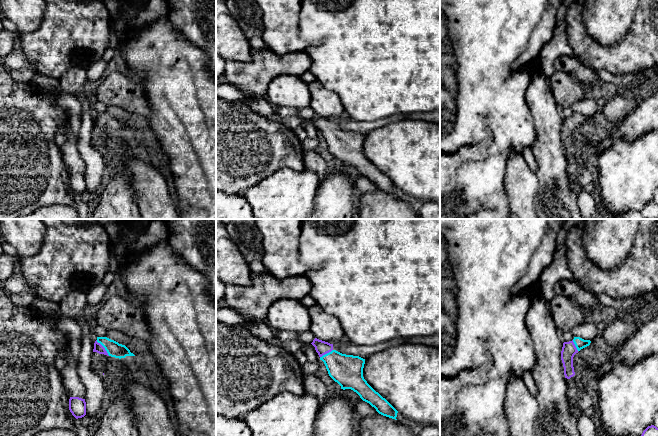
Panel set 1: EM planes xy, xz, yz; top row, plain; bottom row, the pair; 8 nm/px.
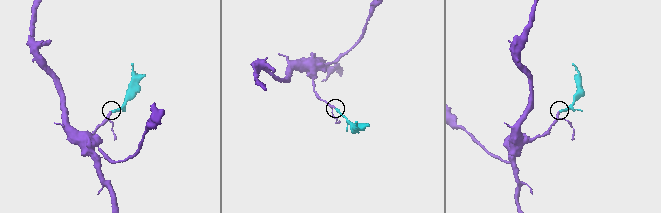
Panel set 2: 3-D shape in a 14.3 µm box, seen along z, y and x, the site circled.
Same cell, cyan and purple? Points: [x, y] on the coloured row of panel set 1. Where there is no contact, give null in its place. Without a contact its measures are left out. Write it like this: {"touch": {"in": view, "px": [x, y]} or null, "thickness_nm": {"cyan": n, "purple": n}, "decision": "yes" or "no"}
{"touch": {"in": "xy", "px": [104, 347]}, "thickness_nm": {"cyan": 120, "purple": 70}, "decision": "yes"}

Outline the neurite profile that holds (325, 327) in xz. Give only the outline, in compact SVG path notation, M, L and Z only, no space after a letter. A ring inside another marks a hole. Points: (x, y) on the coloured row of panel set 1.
M317 304L308 310L311 319L310 331L315 338L330 344L341 343L345 335L338 318L324 312Z

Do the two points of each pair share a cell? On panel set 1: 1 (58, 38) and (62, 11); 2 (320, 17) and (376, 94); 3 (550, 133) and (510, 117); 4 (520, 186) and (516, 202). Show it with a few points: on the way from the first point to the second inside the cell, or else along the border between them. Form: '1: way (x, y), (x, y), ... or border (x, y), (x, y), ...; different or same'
1: way (60, 31), (60, 20), (62, 18); same
2: way (339, 36), (348, 45), (348, 55), (368, 75); same
3: border (527, 103), (535, 131), (535, 140), (531, 147); different
4: way (520, 190), (520, 198); same

